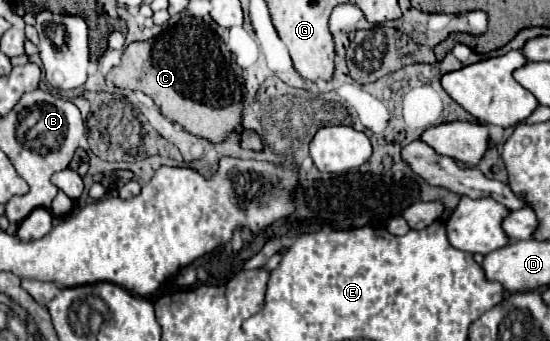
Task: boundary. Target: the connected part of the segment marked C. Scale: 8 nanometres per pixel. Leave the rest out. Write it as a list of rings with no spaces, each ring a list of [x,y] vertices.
[[[183,16],[175,26],[169,26],[159,36],[145,42],[131,42],[123,52],[121,64],[111,70],[109,80],[119,88],[149,94],[169,120],[179,122],[195,136],[223,142],[231,134],[241,134],[241,148],[255,152],[261,152],[263,148],[257,132],[241,128],[245,90],[243,68],[233,60],[223,40],[203,20]]]

